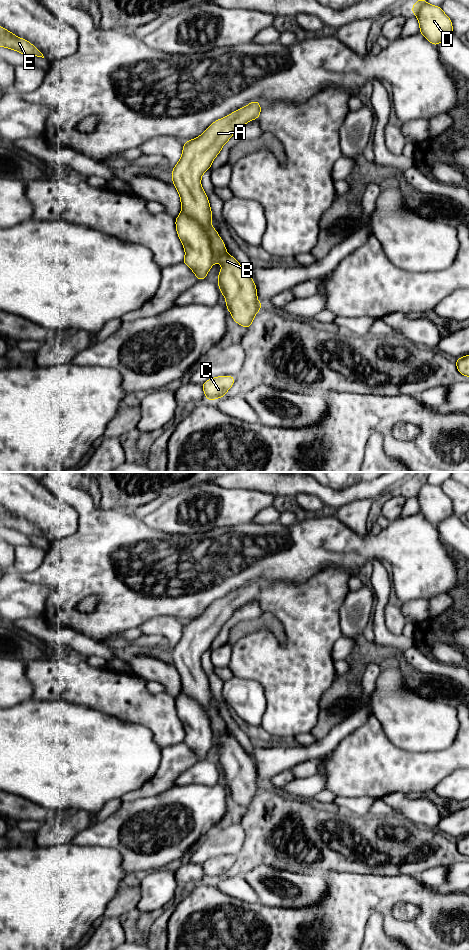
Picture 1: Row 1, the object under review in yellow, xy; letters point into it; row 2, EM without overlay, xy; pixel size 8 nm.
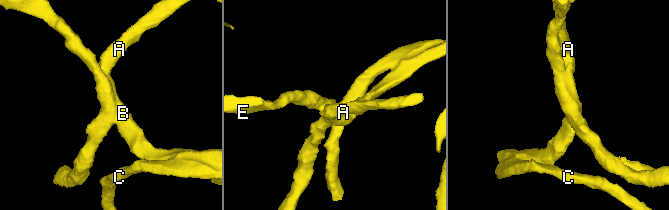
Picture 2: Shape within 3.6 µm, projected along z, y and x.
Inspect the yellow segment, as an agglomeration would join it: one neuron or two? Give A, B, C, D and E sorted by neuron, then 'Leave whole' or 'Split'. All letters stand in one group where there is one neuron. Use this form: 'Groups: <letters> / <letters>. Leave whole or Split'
Groups: A B C D E. Leave whole

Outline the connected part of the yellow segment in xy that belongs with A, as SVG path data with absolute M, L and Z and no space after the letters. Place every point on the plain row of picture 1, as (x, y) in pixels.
M252 581L247 586L213 602L199 617L184 622L182 636L171 651L173 664L180 675L182 684L182 691L175 699L175 704L178 717L185 730L183 743L193 751L198 761L207 758L208 751L214 742L222 744L217 759L218 766L225 777L226 787L233 800L246 809L250 807L263 784L257 779L257 769L253 759L236 738L227 733L224 721L211 705L213 695L208 677L201 666L201 657L211 648L213 640L235 611L247 602L259 598L261 590L259 582Z

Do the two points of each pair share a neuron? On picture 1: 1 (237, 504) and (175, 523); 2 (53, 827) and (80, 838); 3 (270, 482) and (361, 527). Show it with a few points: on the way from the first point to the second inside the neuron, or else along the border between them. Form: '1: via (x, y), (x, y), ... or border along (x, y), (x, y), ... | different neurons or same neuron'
1: via (222, 516), (215, 523), (203, 527), (190, 526) | same neuron
2: border along (92, 824), (81, 829), (69, 842) | different neurons
3: border along (358, 499), (343, 504), (337, 510) | different neurons

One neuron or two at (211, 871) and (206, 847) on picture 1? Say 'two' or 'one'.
two

